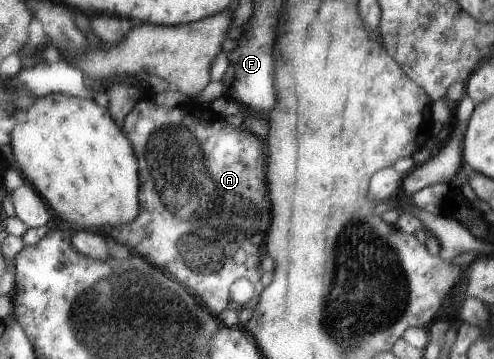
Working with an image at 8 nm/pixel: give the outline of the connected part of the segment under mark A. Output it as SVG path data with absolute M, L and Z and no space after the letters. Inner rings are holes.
M152 98L141 99L135 106L135 109L129 113L125 118L122 130L134 145L135 153L139 157L139 165L141 165L141 179L143 179L143 187L141 187L141 199L143 199L142 211L139 214L139 219L134 219L133 229L129 229L129 225L125 227L105 227L105 233L117 239L123 245L131 245L131 251L144 258L149 262L166 271L167 274L174 277L179 282L183 283L189 291L195 290L197 297L207 304L207 307L215 314L223 313L225 309L234 309L240 312L242 309L253 310L258 306L261 299L263 287L261 277L263 273L259 272L257 265L264 257L265 245L268 231L271 227L273 215L271 215L271 197L269 197L270 187L267 183L267 161L269 159L269 147L266 140L259 138L255 132L249 129L241 129L239 126L233 126L225 121L223 116L216 116L209 106L201 102L189 102L188 104L178 106L162 106ZM241 278L249 278L253 283L255 291L253 297L245 303L245 305L238 304L233 298L231 287Z

